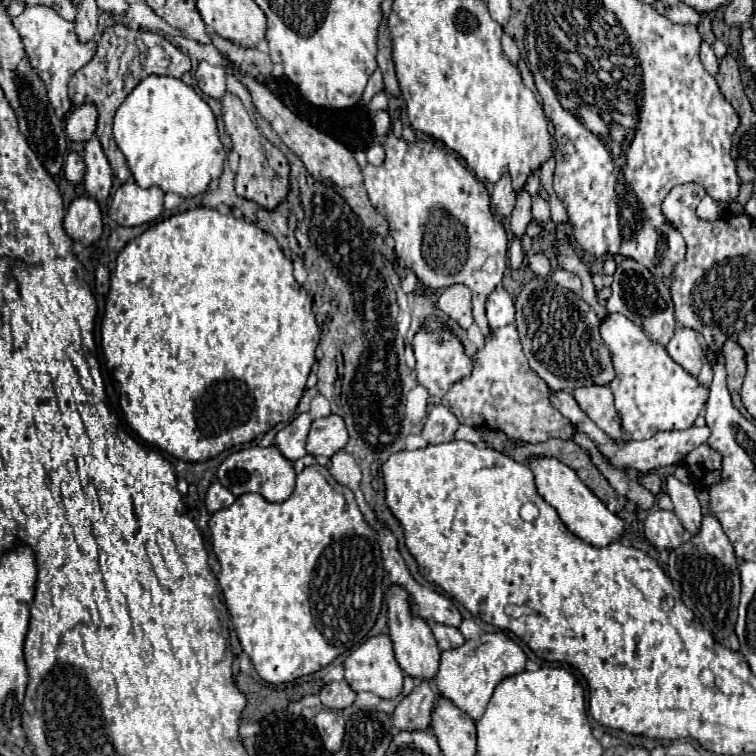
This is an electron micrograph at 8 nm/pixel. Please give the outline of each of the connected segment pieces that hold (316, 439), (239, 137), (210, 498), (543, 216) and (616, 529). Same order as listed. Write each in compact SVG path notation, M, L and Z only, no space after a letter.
M327 415L315 419L307 437L307 453L319 457L331 457L339 449L343 449L349 441L347 427L339 415Z
M225 93L221 99L223 105L223 121L225 129L229 131L233 139L233 149L239 153L239 169L237 169L237 179L235 179L235 189L241 197L253 199L265 209L273 209L277 203L281 203L287 193L289 193L289 163L287 157L273 145L269 143L255 127L253 119L249 117L249 111L241 103L241 99L233 93Z
M213 481L209 485L207 497L205 497L205 505L209 513L215 513L223 507L229 507L235 501L235 495L231 495L231 491L227 491L227 487L223 487L219 481Z
M533 195L533 205L531 205L531 211L533 211L533 217L537 221L549 221L549 201L543 199L541 195Z
M531 457L529 467L535 475L539 493L549 505L557 509L561 521L573 535L577 535L585 543L591 543L593 547L607 547L607 543L615 543L615 539L621 541L625 533L625 521L619 515L611 513L605 503L587 489L587 485L577 477L571 467L563 465L553 457Z

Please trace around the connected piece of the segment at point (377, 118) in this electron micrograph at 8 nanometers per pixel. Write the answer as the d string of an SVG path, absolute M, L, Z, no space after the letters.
M377 111L377 113L373 115L372 124L374 134L383 137L383 135L387 135L389 129L391 129L391 117L389 117L387 111Z

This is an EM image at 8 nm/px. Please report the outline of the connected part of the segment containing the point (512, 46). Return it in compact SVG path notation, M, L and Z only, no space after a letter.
M503 35L503 51L505 51L507 59L509 59L513 65L519 63L519 47L517 47L517 43L515 43L509 35Z

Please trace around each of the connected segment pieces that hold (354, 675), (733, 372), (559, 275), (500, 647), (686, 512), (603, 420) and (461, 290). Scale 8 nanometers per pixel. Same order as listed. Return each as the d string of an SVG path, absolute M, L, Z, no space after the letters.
M377 635L367 639L359 649L355 649L343 663L345 667L345 681L353 691L371 691L381 699L393 699L401 693L403 689L403 677L405 673L401 671L395 655L393 655L393 643L387 635Z
M727 341L721 349L723 359L725 359L725 367L727 367L727 387L729 393L733 397L733 405L747 417L751 419L751 415L745 411L741 397L739 397L739 389L743 385L743 377L745 377L745 351L739 347L739 343L735 341Z
M557 269L557 271L553 273L553 279L555 279L557 285L567 287L567 289L571 289L571 291L575 291L575 293L581 289L581 279L579 279L575 273L569 273L569 271L565 271L565 269Z
M497 631L497 633L485 633L479 639L465 641L457 649L441 651L439 671L433 679L433 683L437 685L439 695L451 699L461 711L465 711L467 715L471 715L477 721L483 717L485 707L487 707L497 683L501 683L503 679L507 679L515 673L521 673L521 671L525 671L523 649L513 639L509 639L503 631Z
M669 475L667 483L665 483L665 493L671 497L673 507L675 507L673 511L679 517L685 531L695 535L695 531L699 531L699 527L701 527L703 513L701 513L699 501L695 497L693 485L685 485L679 479L675 479L673 475Z
M577 387L573 391L573 397L577 405L581 407L583 413L601 429L605 431L611 439L621 441L623 439L623 427L621 419L617 417L615 405L613 405L613 393L609 387Z
M457 283L447 287L437 301L439 309L447 313L451 319L455 319L463 329L467 329L473 323L471 315L471 291L467 285Z

